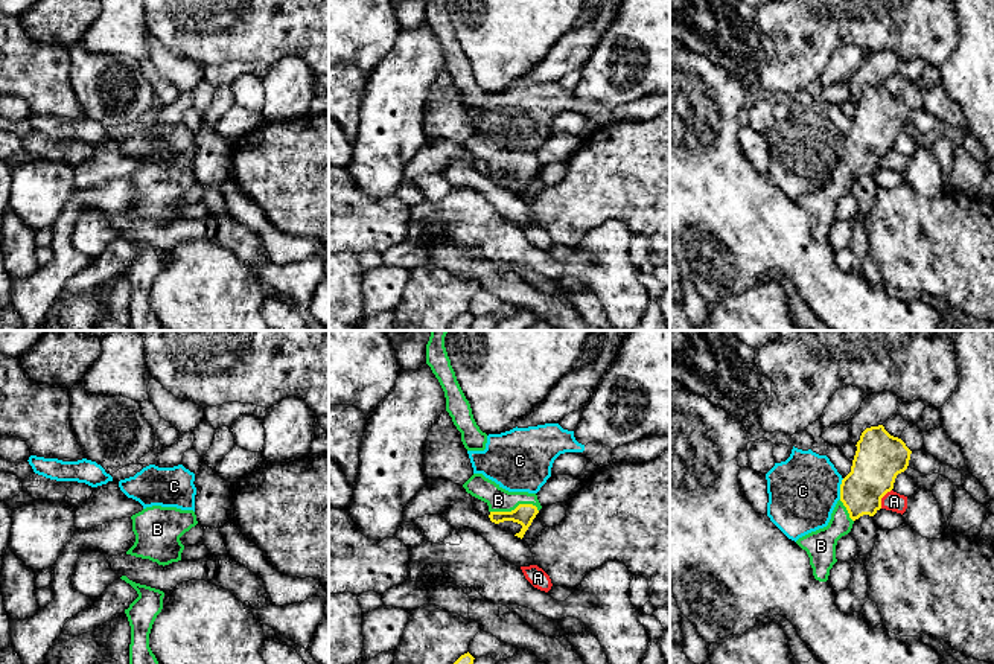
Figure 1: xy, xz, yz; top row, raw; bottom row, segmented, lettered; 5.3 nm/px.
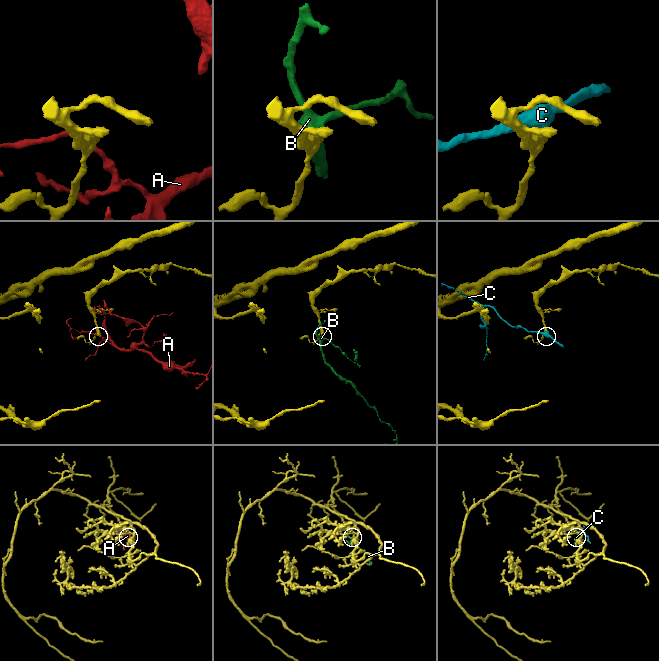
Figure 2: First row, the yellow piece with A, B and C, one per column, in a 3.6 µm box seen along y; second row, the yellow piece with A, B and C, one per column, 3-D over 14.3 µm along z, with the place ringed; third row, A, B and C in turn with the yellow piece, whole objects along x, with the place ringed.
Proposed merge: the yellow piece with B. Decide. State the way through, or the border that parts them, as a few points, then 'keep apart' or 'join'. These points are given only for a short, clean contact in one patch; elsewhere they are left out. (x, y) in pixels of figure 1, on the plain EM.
way xz (524, 172), (515, 168), (504, 165), (498, 159); join

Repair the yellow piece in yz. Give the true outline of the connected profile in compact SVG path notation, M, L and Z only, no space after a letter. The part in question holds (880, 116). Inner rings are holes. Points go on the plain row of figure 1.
M883 84L866 87L857 101L851 131L842 139L837 160L827 186L796 200L807 210L813 235L827 241L837 221L837 200L848 193L855 178L874 175L881 168L881 157L894 148L898 132L909 125L912 110L890 94Z

